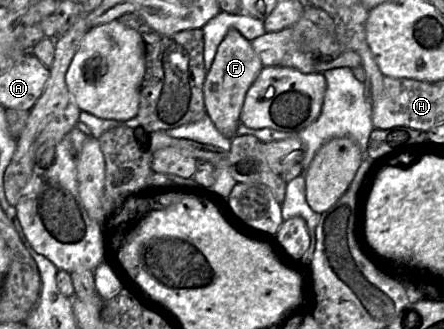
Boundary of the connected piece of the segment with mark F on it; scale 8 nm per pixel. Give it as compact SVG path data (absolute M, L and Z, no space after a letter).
M230 29L218 47L203 88L207 115L224 137L233 139L236 136L245 95L263 67L250 41L238 30Z

